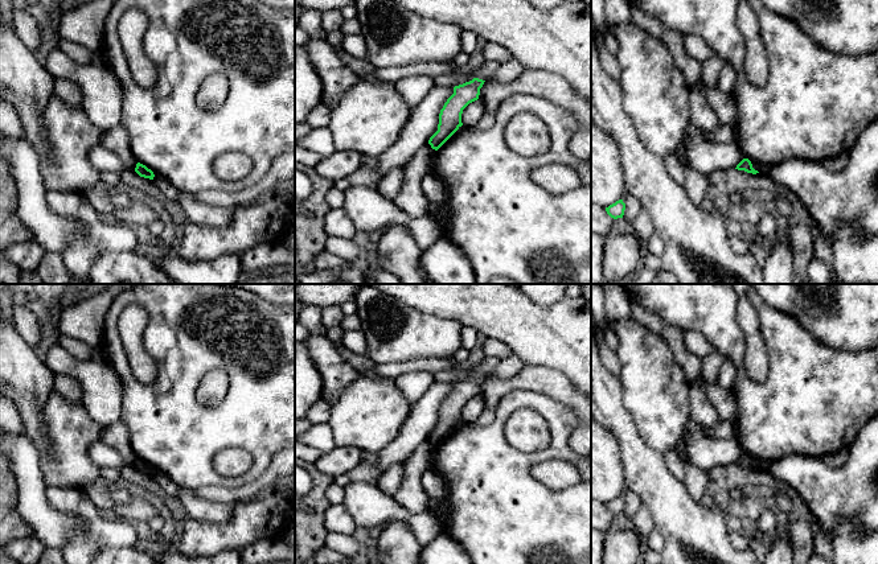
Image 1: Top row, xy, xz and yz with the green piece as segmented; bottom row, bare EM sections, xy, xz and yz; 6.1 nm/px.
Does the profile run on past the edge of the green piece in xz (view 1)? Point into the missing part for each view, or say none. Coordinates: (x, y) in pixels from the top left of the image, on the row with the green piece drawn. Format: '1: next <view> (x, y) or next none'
1: next none

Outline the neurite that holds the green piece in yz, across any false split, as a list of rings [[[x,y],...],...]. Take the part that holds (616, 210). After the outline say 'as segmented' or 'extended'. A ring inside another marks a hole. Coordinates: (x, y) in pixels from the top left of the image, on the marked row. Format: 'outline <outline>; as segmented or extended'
outline [[[619,199],[615,203],[606,207],[607,214],[614,219],[623,218],[624,210],[625,210],[625,203],[623,202],[623,199]]]; as segmented

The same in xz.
outline [[[473,78],[454,87],[454,94],[440,110],[438,131],[428,140],[432,149],[438,151],[463,125],[463,110],[479,99],[484,82],[483,79]]]; as segmented

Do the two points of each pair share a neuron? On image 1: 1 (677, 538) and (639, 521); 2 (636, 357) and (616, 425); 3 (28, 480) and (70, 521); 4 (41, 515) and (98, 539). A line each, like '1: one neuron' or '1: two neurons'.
1: two neurons
2: two neurons
3: one neuron
4: two neurons

